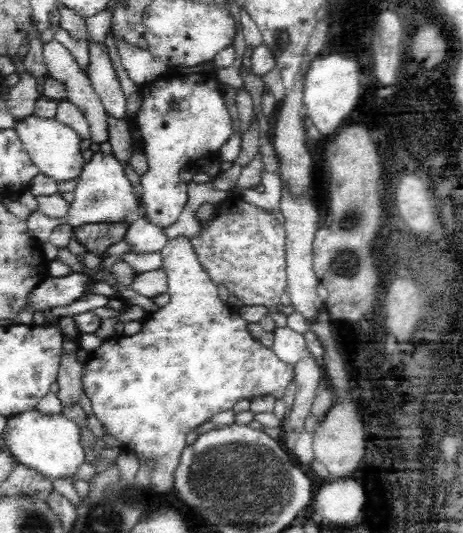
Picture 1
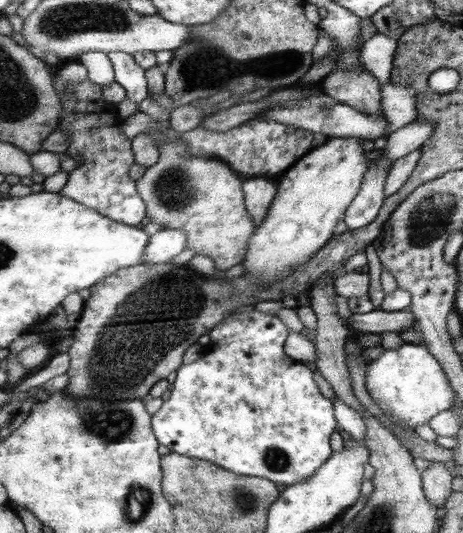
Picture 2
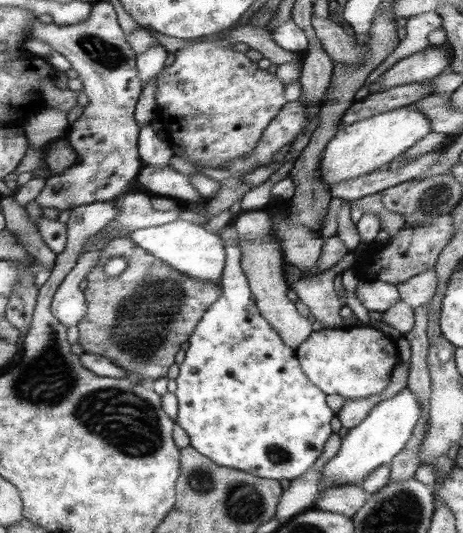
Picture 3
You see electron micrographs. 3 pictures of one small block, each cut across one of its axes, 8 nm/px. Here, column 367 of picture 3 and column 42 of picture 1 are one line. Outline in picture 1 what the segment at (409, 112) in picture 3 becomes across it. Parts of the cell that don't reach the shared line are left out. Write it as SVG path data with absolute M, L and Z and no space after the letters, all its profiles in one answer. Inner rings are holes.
M35 115L16 121L14 129L24 150L41 174L52 178L56 183L70 182L83 174L85 162L80 149L83 140L74 129L60 124L55 119L39 118Z

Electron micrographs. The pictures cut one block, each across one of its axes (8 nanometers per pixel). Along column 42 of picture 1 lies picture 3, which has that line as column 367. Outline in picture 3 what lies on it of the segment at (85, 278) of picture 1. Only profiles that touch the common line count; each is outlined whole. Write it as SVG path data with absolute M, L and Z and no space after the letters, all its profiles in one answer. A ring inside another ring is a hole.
M359 280L355 295L372 312L384 312L401 300L401 295L394 283L384 281Z

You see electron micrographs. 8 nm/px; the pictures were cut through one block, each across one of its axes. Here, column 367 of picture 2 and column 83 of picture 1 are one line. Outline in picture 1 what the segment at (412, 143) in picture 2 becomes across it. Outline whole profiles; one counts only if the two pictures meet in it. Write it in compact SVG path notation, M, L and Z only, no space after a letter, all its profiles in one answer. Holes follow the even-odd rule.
M102 152L94 156L84 165L83 174L79 177L74 199L70 203L66 216L62 218L46 218L52 228L61 224L68 224L78 228L82 224L122 224L126 222L128 214L142 215L144 207L140 203L140 196L135 194L133 183L127 178L124 165L114 156L104 155Z

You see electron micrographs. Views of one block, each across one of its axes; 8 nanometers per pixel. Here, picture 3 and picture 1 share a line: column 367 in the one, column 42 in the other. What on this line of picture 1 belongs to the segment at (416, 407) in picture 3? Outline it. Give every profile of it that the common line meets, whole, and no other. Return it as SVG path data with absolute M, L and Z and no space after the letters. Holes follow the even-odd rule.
M32 408L32 410L26 410L20 414L8 416L6 428L2 430L1 436L17 462L29 469L36 470L45 480L56 480L56 478L76 480L76 473L80 465L84 464L84 454L86 453L82 446L82 430L84 428L89 428L98 439L102 439L106 433L104 426L92 411L89 412L85 425L83 425L66 418L63 414L40 416L35 408Z

